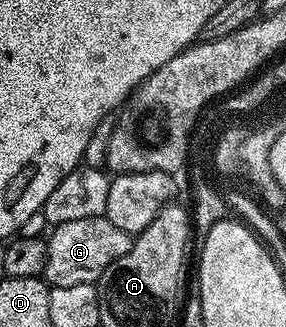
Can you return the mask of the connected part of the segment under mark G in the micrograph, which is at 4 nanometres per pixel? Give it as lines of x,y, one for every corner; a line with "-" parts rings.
105,216
100,218
85,218
84,220
68,220
68,224
60,224
49,231
46,243
46,268
44,278
51,287
75,286
76,284
97,283
98,277
124,252
128,252
131,235
120,232
116,224
112,224

